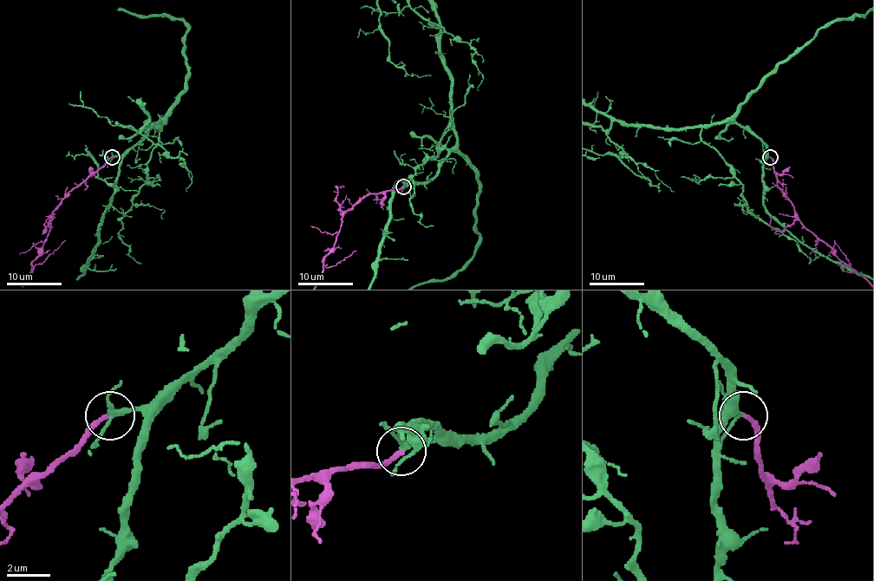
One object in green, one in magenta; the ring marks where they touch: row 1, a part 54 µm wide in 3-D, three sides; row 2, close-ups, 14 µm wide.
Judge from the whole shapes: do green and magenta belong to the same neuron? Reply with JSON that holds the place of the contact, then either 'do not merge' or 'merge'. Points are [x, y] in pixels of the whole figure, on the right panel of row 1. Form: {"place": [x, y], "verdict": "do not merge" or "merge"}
{"place": [770, 157], "verdict": "merge"}

